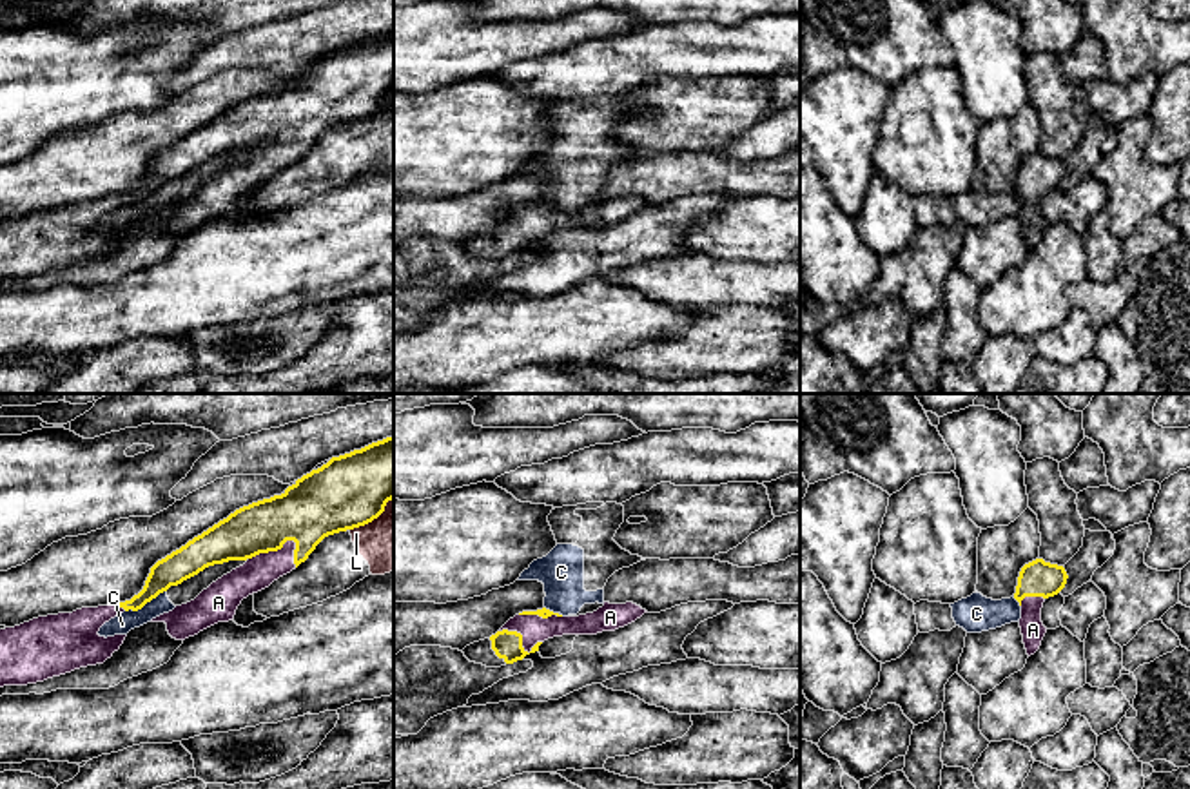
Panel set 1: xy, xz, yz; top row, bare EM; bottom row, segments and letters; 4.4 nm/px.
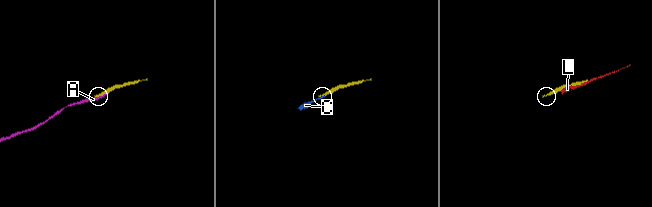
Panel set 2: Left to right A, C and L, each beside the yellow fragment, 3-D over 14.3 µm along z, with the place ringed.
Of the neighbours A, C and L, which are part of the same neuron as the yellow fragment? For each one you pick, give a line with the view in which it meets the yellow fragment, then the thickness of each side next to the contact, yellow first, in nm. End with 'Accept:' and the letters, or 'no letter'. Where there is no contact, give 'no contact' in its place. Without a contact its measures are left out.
A: xy | 280/150 nm
Accept: A

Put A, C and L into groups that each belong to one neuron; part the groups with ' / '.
A / C / L

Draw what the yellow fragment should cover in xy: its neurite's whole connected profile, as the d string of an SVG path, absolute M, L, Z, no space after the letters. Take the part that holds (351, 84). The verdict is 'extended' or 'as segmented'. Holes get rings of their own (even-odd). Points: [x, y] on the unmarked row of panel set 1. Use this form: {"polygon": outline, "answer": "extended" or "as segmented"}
{"polygon": "M394 29L361 44L332 51L327 58L298 73L281 89L243 100L219 114L180 143L158 154L143 183L131 194L98 201L82 201L73 207L38 210L15 221L0 223L0 281L27 279L80 261L103 258L120 243L127 229L100 230L100 221L123 205L138 205L147 196L198 169L209 160L229 154L245 158L223 169L194 194L176 200L151 216L165 216L176 234L234 212L243 192L268 181L279 170L296 163L328 129L365 120L377 112L394 93Z", "answer": "extended"}

